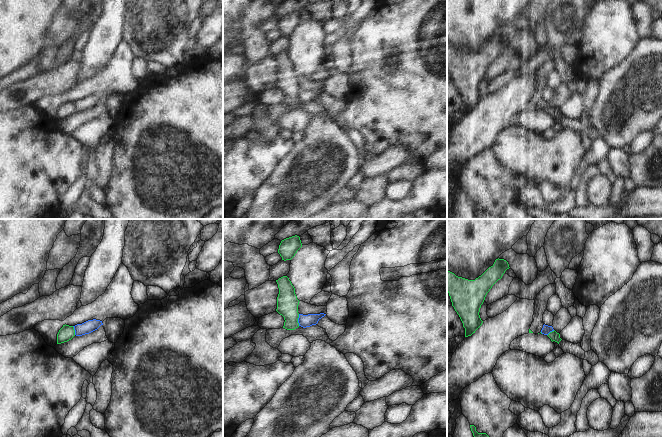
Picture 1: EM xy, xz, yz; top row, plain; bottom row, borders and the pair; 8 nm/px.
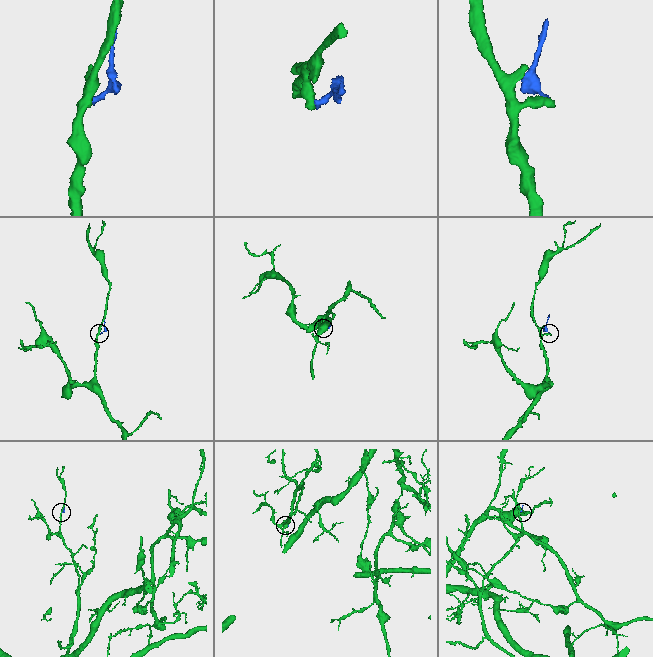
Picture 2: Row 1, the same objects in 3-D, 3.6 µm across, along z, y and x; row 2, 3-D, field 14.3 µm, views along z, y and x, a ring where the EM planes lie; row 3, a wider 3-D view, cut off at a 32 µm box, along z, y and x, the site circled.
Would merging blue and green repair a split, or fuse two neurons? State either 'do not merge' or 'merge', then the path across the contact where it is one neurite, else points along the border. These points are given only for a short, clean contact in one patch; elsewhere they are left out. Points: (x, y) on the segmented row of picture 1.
do not merge; border along xz (299, 314), (298, 325)

